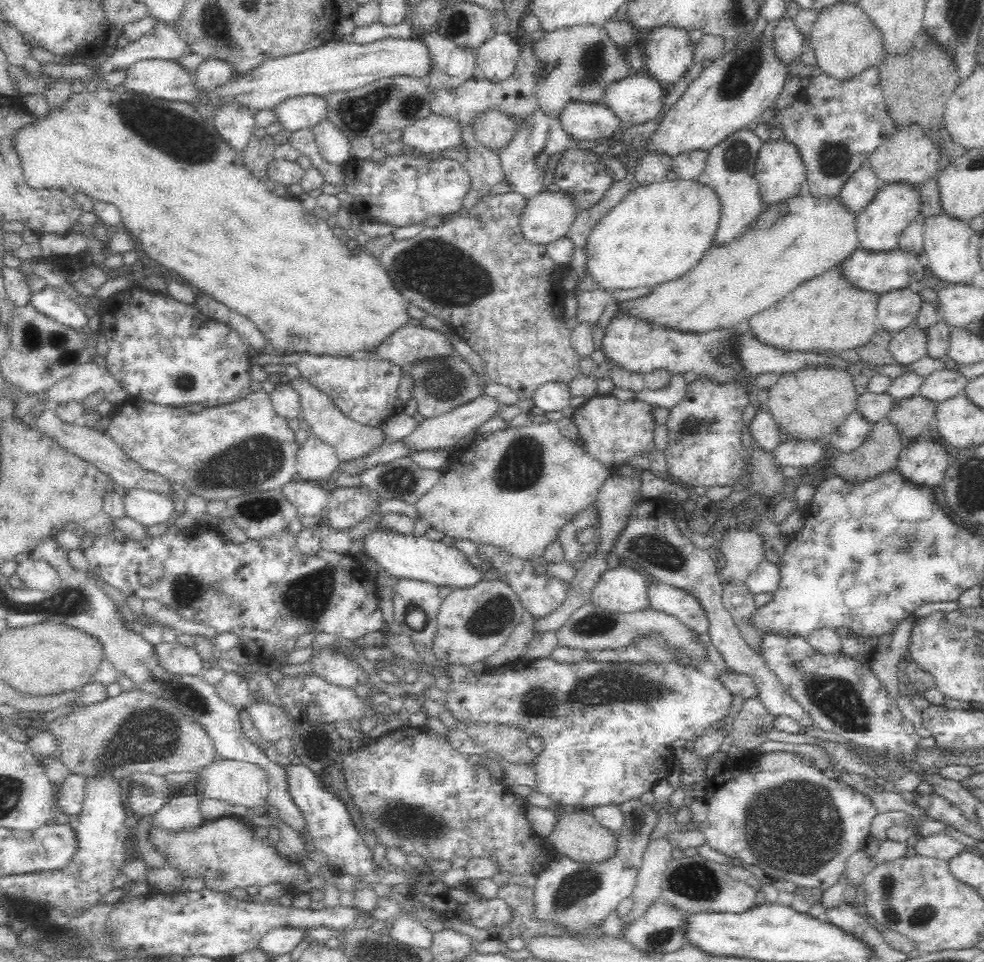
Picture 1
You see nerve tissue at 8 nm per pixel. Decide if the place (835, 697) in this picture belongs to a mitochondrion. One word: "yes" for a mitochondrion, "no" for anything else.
yes

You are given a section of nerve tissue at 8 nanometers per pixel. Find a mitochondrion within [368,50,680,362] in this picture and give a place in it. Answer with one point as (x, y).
(441, 273)

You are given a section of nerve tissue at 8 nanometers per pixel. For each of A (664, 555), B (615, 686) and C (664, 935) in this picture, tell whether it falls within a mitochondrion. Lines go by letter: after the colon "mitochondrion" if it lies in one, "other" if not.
A: mitochondrion
B: mitochondrion
C: mitochondrion

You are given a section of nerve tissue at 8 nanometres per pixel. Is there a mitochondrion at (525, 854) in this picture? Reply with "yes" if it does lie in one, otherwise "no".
no

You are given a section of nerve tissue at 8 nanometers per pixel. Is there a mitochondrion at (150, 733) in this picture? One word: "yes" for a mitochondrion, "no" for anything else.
yes

